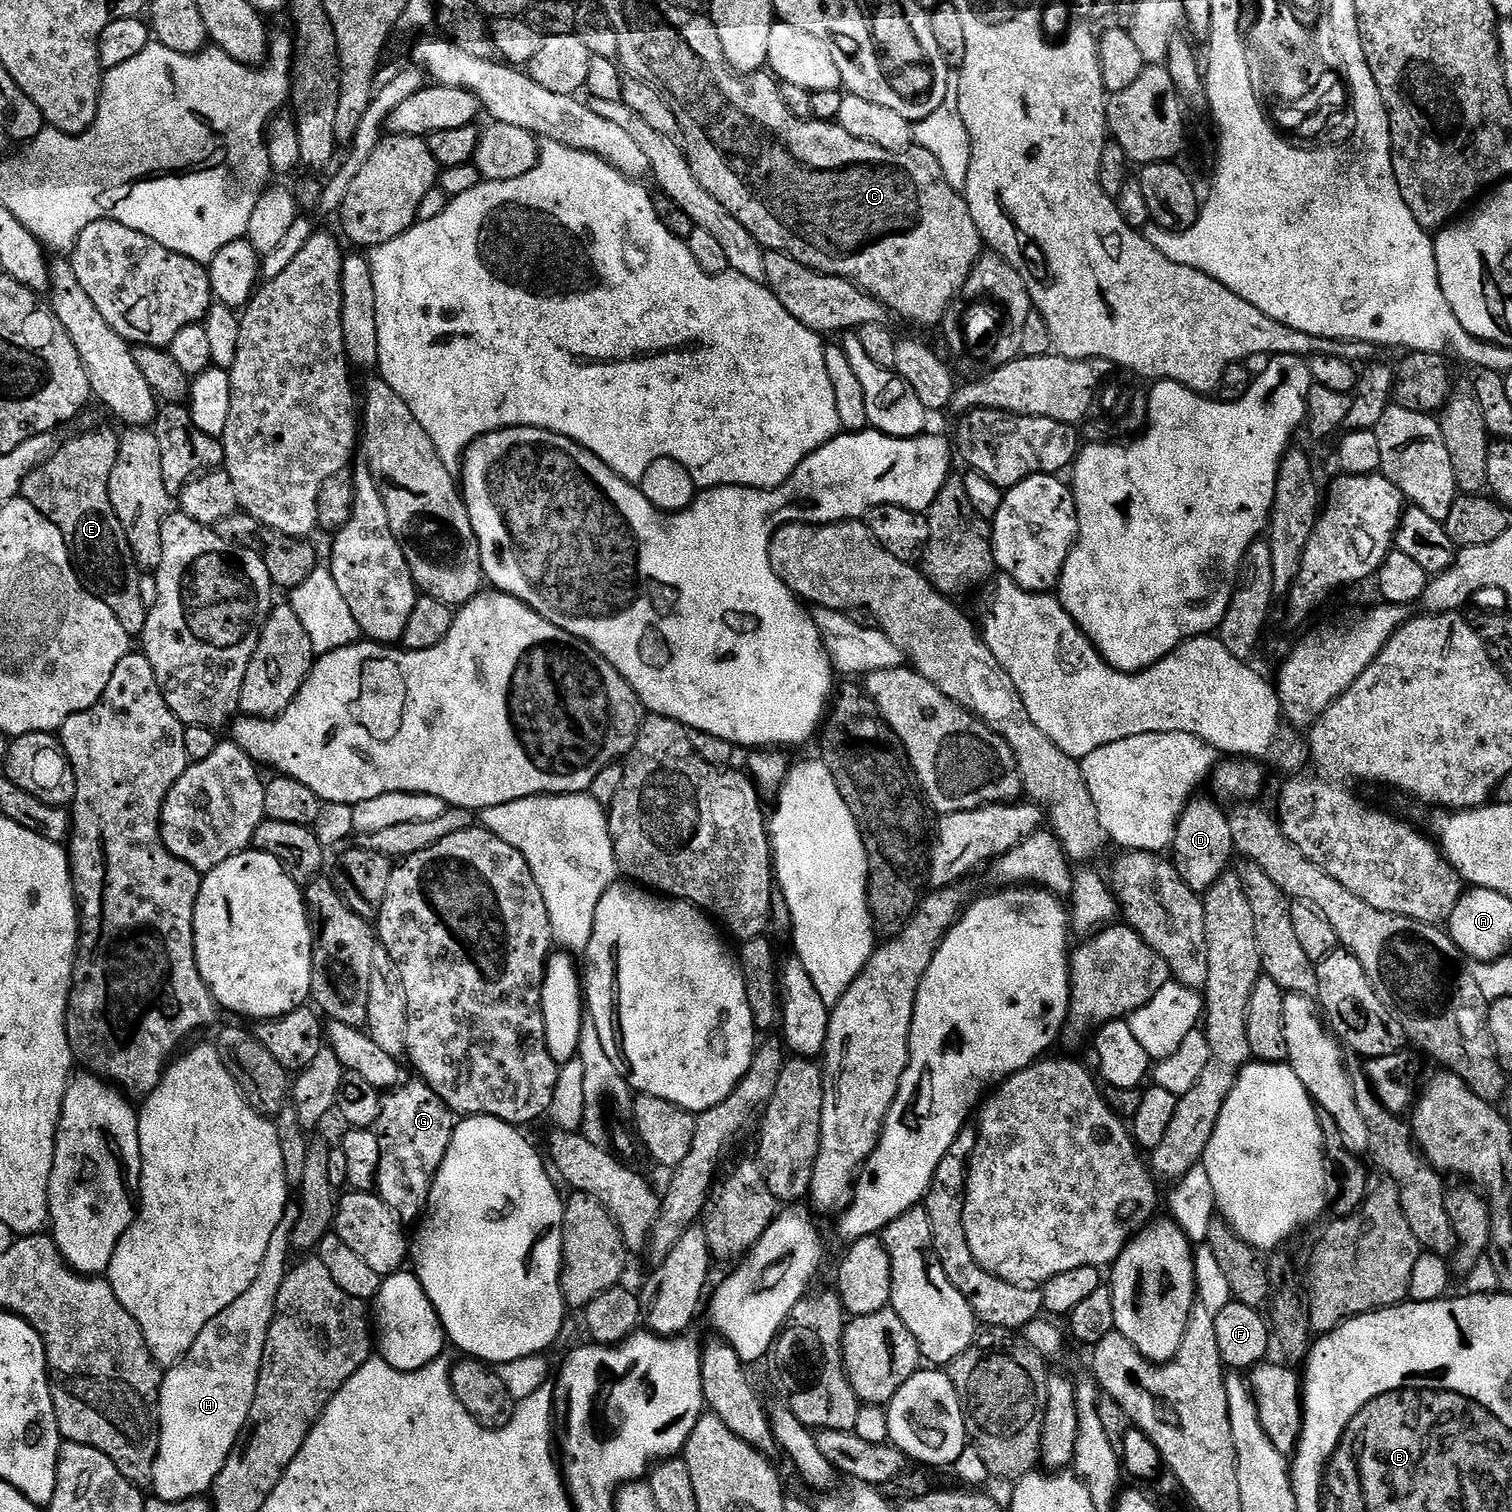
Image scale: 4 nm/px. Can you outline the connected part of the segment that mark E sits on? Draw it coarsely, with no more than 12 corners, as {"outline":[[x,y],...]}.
{"outline":[[120,436],[63,441],[20,496],[76,575],[143,633],[142,572],[108,493]]}

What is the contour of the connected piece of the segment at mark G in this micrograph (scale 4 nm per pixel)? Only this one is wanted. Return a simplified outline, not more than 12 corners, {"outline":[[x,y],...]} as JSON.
{"outline":[[419,1078],[381,1099],[375,1191],[423,1217],[458,1123]]}

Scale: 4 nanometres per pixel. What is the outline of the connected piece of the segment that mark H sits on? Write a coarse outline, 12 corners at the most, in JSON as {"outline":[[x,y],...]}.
{"outline":[[299,1203],[160,1381],[151,1491],[200,1498],[240,1439]]}

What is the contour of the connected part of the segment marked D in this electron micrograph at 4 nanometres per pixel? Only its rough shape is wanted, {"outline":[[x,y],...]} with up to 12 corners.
{"outline":[[1193,798],[1170,849],[1199,894],[1234,857],[1228,812]]}

